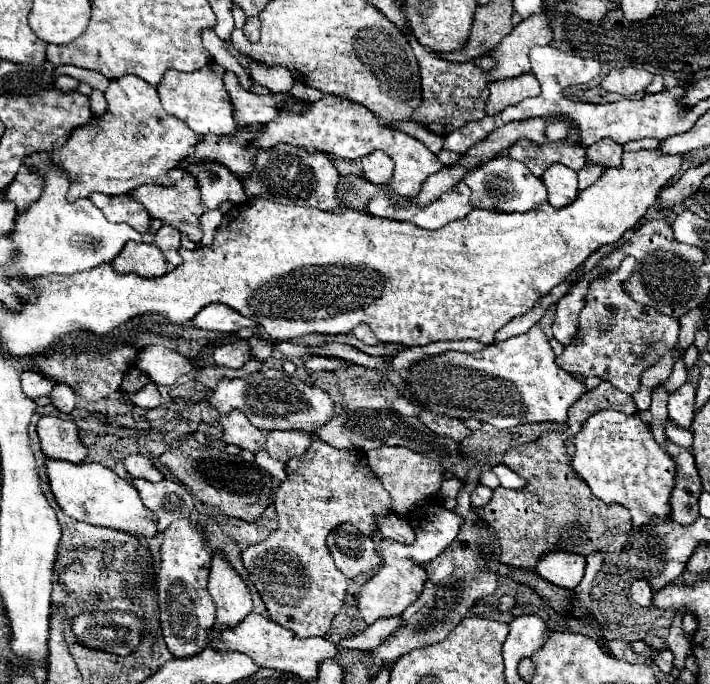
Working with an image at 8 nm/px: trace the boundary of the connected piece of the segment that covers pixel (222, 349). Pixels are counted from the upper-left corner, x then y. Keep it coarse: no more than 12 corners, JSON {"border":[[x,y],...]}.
{"border":[[246,340],[214,348],[218,366],[242,368],[252,350]]}

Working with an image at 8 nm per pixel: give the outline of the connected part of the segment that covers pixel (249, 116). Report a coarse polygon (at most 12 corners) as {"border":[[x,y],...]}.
{"border":[[234,72],[232,92],[238,126],[260,128],[278,116],[272,96],[244,90]]}

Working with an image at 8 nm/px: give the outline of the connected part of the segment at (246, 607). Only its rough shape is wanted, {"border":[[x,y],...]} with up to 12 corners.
{"border":[[222,550],[212,556],[208,592],[216,626],[252,612],[252,594]]}

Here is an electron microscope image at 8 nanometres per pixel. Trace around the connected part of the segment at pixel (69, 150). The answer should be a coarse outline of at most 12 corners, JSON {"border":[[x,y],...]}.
{"border":[[138,76],[52,150],[68,200],[170,186],[202,136]]}

